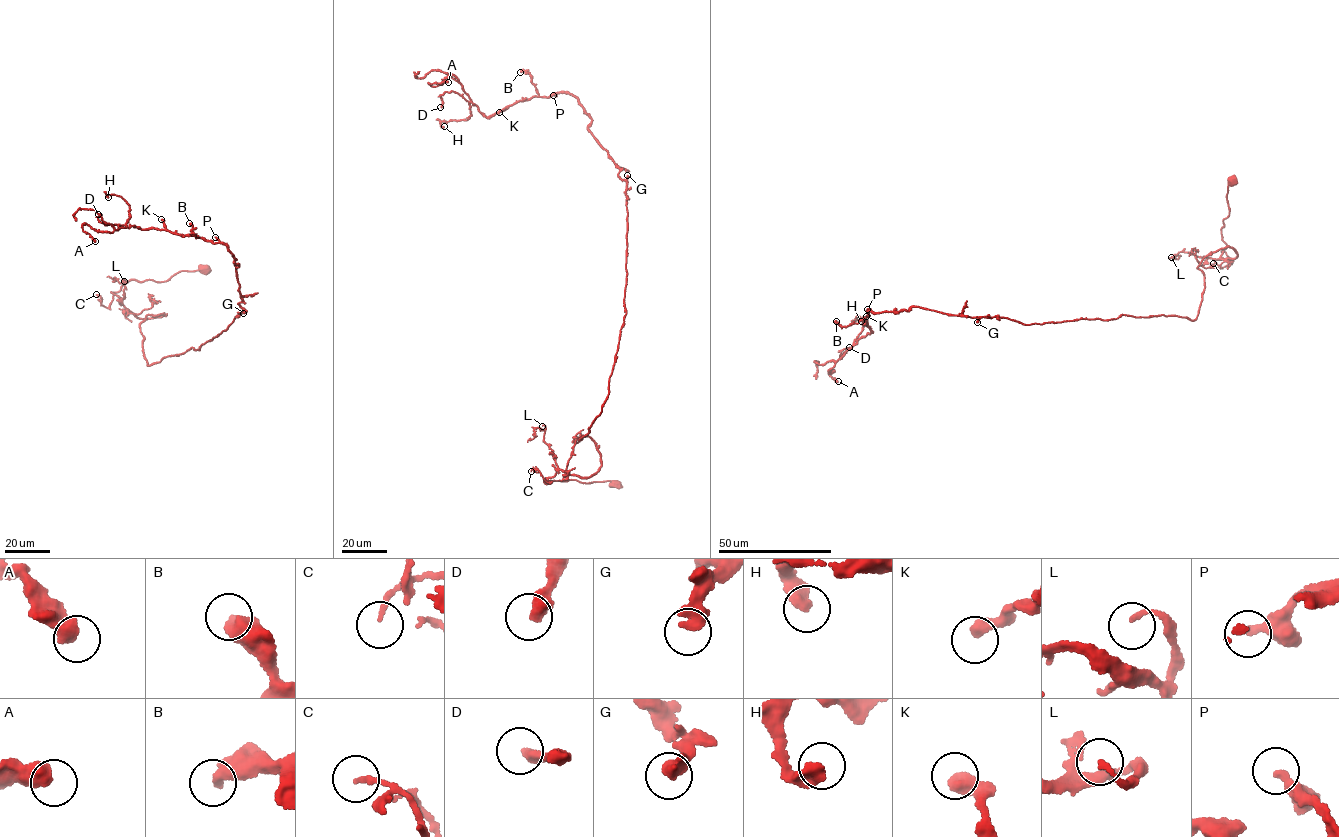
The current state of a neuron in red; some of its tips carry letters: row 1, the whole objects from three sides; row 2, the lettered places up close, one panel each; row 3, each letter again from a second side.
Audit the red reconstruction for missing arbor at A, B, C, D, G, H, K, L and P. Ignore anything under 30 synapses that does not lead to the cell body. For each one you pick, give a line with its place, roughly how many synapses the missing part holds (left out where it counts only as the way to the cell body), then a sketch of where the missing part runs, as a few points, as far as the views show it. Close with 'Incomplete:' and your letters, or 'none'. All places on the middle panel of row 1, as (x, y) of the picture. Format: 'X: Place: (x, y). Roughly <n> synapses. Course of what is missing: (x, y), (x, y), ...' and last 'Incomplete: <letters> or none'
D: Place: (440, 107). Roughly 35 synapses. Course of what is missing: (440, 107), (429, 120), (425, 118), (424, 125)
Incomplete: D

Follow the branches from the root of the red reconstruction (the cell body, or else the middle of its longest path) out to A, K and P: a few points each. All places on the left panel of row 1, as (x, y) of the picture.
A: (206, 269), (111, 292), (166, 314), (147, 365), (226, 330), (239, 266), (95, 241)
K: (206, 269), (111, 292), (166, 314), (140, 323), (147, 365), (243, 309), (227, 245), (161, 219)
P: (206, 269), (111, 292), (138, 318), (166, 314), (140, 323), (147, 365), (199, 350), (243, 309), (215, 237)

